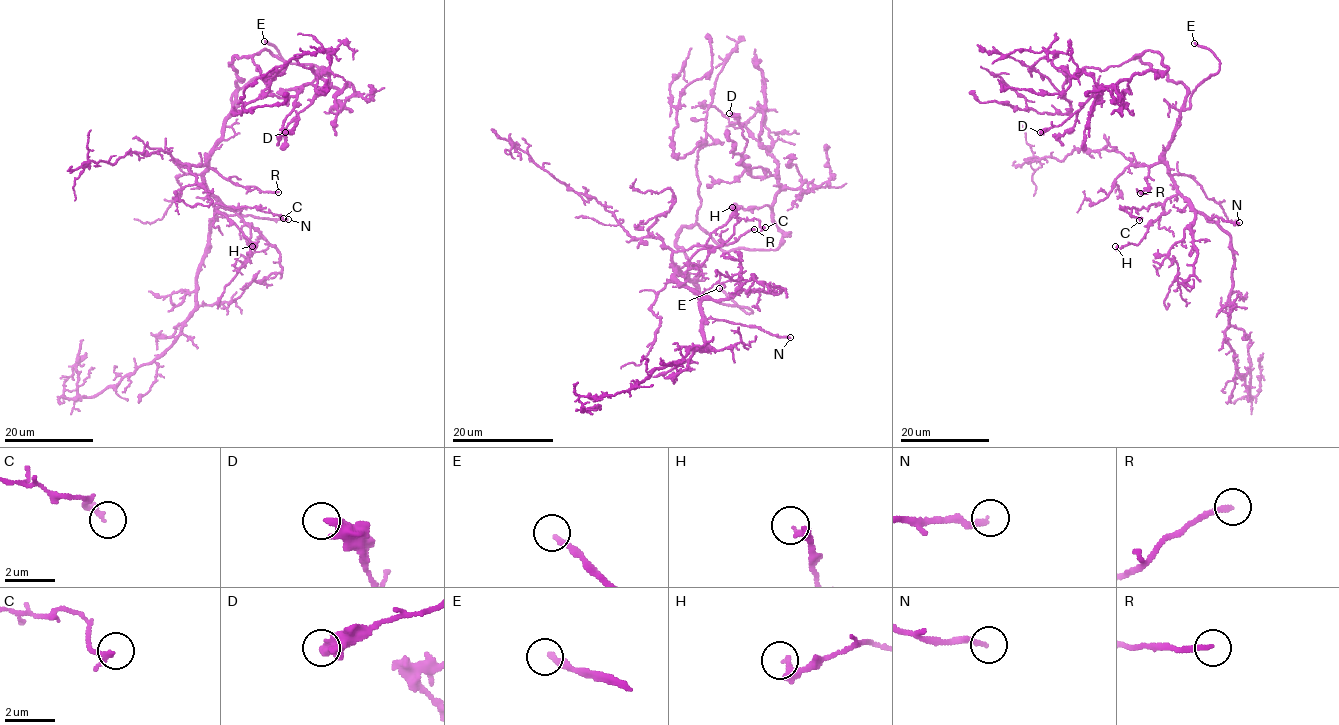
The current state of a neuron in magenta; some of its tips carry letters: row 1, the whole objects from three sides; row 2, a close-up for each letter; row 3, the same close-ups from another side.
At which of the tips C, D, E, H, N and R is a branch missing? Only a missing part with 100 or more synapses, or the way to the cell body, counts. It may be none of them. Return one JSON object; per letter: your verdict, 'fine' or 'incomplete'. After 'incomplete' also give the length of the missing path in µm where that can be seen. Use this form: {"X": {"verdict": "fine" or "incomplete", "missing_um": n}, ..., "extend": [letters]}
{"C": {"verdict": "fine"}, "D": {"verdict": "fine"}, "E": {"verdict": "incomplete", "missing_um": 30}, "H": {"verdict": "fine"}, "N": {"verdict": "fine"}, "R": {"verdict": "fine"}, "extend": ["E"]}

